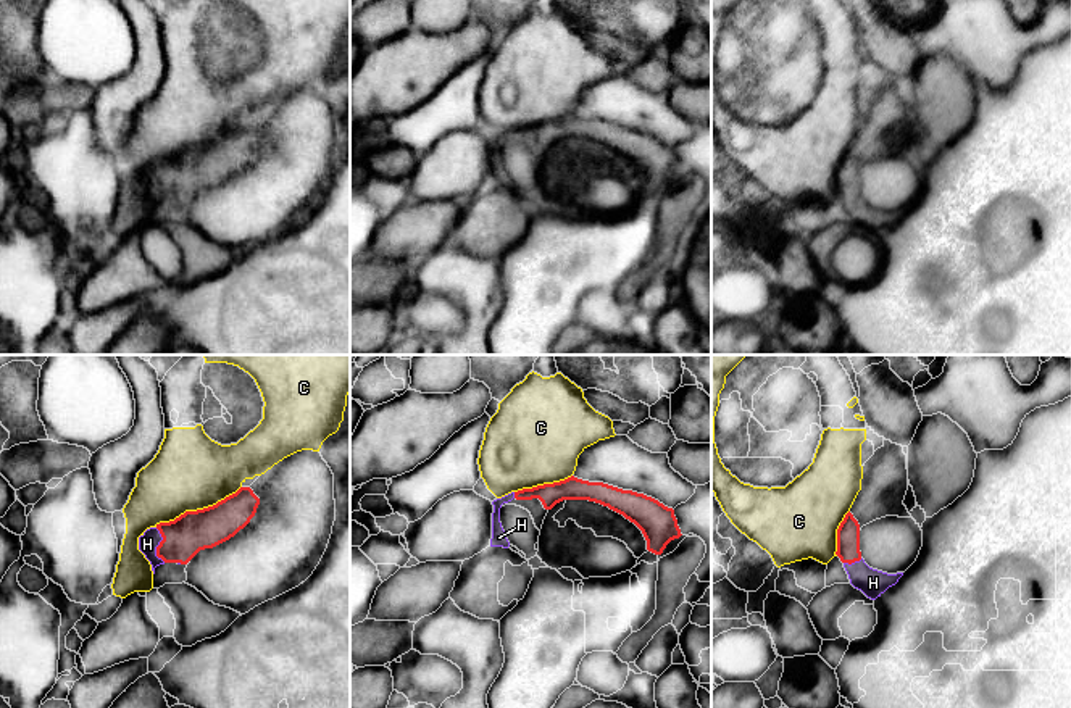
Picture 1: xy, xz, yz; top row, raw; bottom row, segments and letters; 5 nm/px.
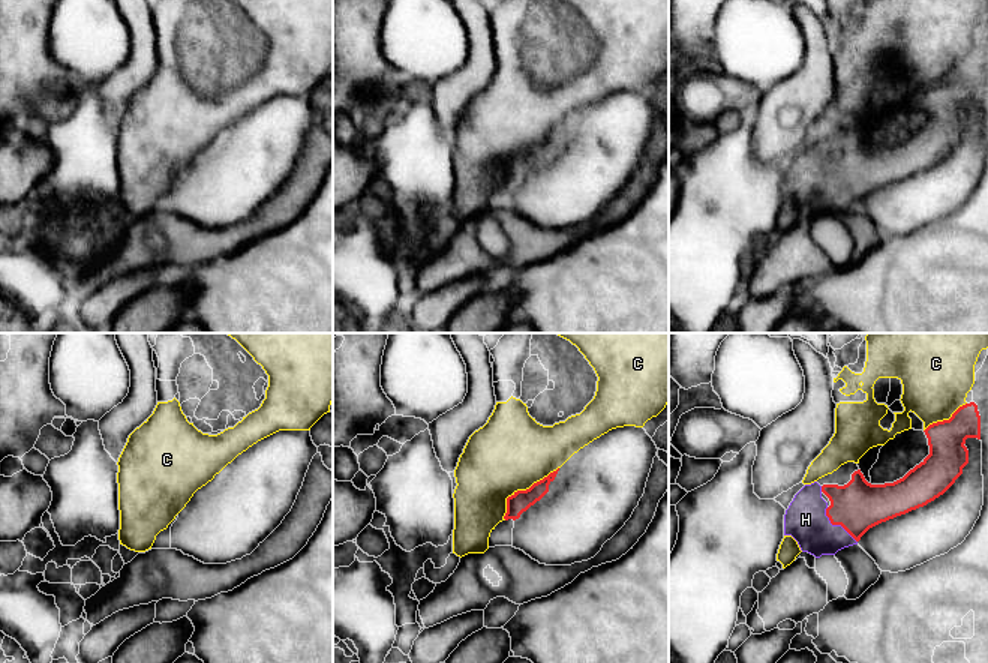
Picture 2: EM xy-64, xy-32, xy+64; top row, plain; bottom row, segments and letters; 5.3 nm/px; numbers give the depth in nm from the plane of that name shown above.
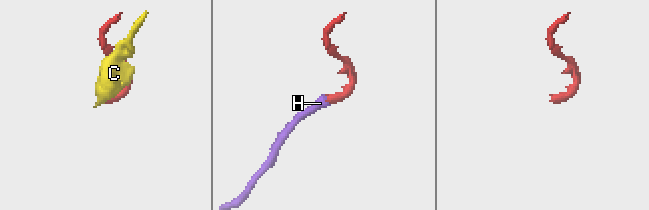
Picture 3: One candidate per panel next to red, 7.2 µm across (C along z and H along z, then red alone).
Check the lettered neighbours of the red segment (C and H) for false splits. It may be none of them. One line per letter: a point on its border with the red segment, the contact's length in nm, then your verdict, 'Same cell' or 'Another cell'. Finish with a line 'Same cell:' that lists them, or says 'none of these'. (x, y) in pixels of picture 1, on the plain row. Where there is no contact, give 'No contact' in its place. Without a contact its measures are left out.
C: Touches red at xy (197, 149). Shared border 480 nm. Another cell
H: Touches red at xy (158, 184). Shared border 180 nm. Same cell
Same cell: H

